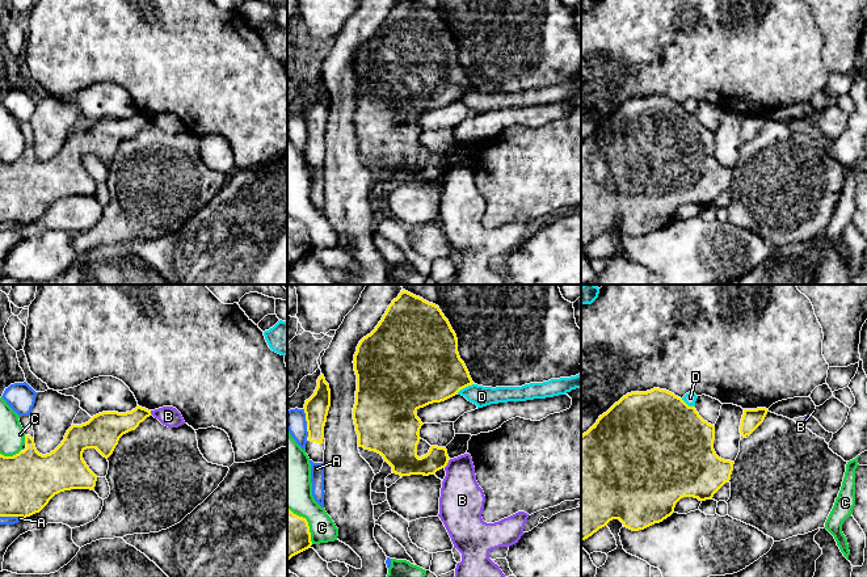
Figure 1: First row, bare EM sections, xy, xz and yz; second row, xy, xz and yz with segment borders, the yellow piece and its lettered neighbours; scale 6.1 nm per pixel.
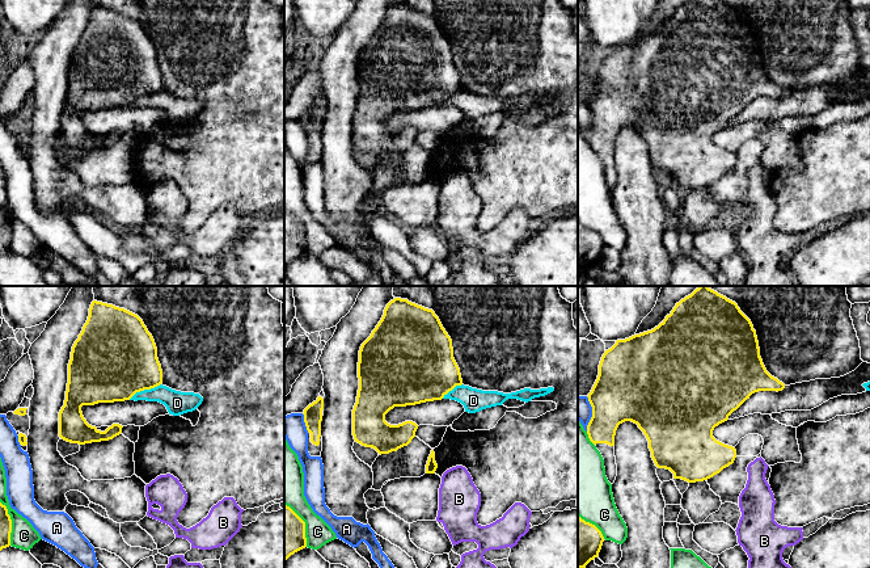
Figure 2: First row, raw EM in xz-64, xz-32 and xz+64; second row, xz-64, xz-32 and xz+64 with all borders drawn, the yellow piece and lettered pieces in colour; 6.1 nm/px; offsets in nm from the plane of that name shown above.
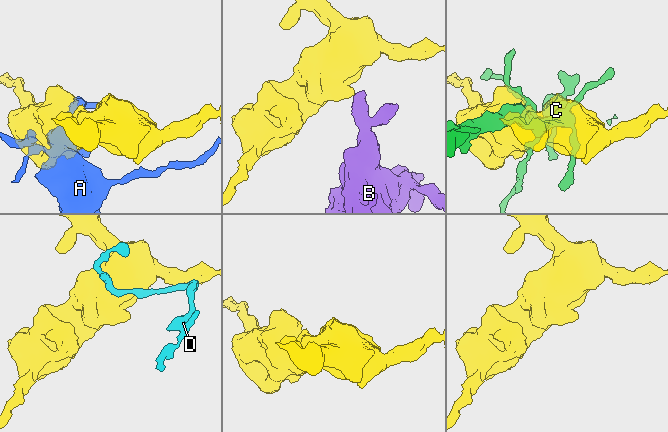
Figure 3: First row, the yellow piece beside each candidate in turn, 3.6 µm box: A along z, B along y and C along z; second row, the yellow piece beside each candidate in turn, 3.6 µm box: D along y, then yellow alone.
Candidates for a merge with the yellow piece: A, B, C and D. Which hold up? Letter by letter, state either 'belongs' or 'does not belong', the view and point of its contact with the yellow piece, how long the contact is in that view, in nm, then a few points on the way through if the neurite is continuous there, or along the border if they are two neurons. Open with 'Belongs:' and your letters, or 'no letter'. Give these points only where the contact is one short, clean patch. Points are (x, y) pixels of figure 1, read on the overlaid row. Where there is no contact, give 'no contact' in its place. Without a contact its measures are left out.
Belongs: no letter
A: does not belong; contact xz (307, 424); length 180 nm
B: does not belong; contact xz (446, 464); length 60 nm
C: does not belong; contact xz (307, 522); length 280 nm
D: does not belong; contact xz (464, 387); length 130 nm

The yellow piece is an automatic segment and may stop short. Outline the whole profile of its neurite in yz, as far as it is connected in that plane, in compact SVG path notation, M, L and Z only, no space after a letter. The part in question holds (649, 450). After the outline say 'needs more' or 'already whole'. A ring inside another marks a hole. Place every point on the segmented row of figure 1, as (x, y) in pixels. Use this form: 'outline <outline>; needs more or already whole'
outline M653 388L623 396L581 435L581 542L613 519L639 531L670 517L683 497L711 500L731 480L735 464L716 455L714 441L715 425L704 421L695 407L689 407L666 389Z; already whole

